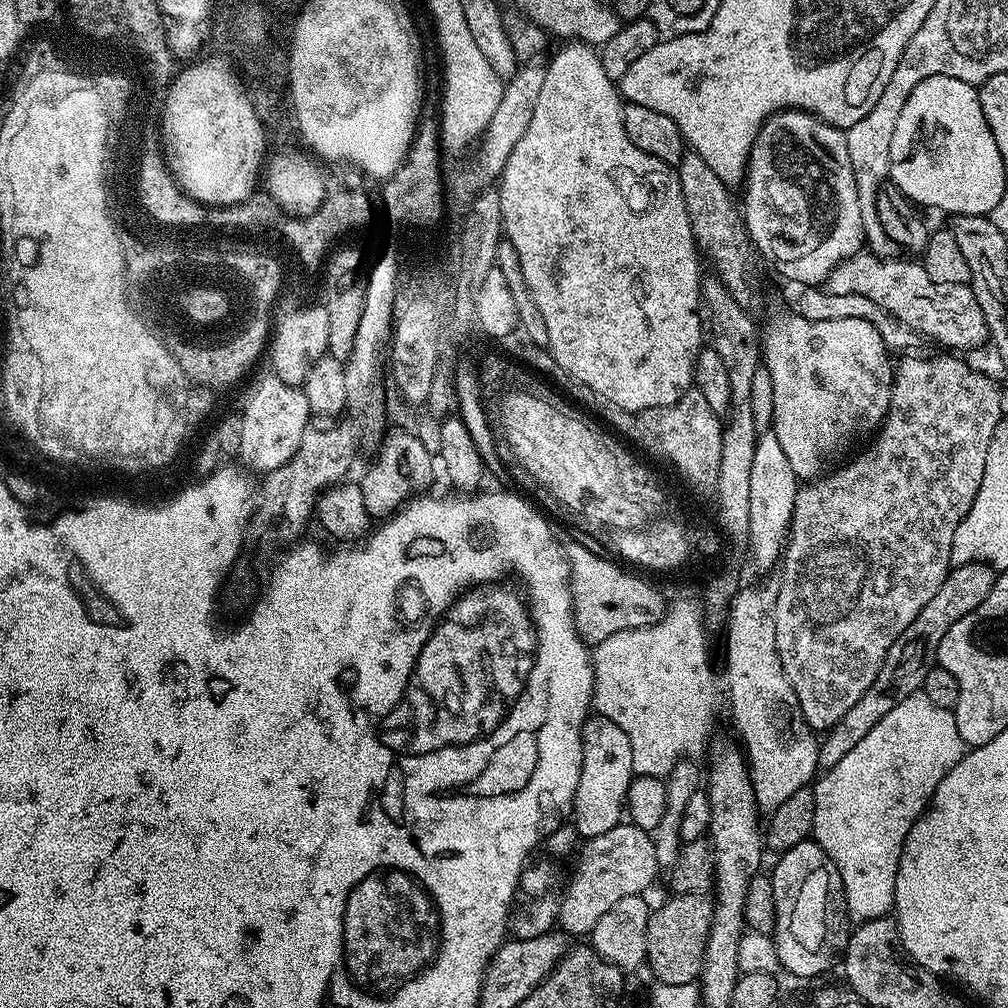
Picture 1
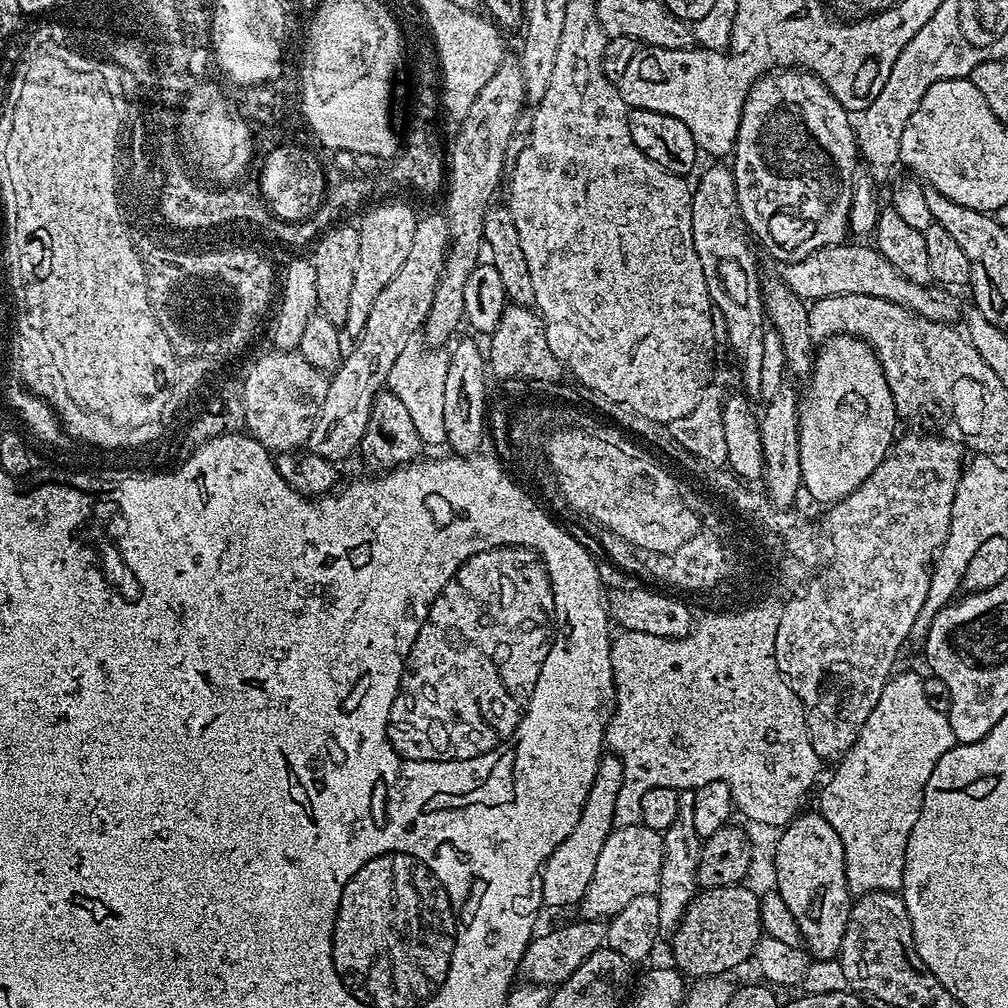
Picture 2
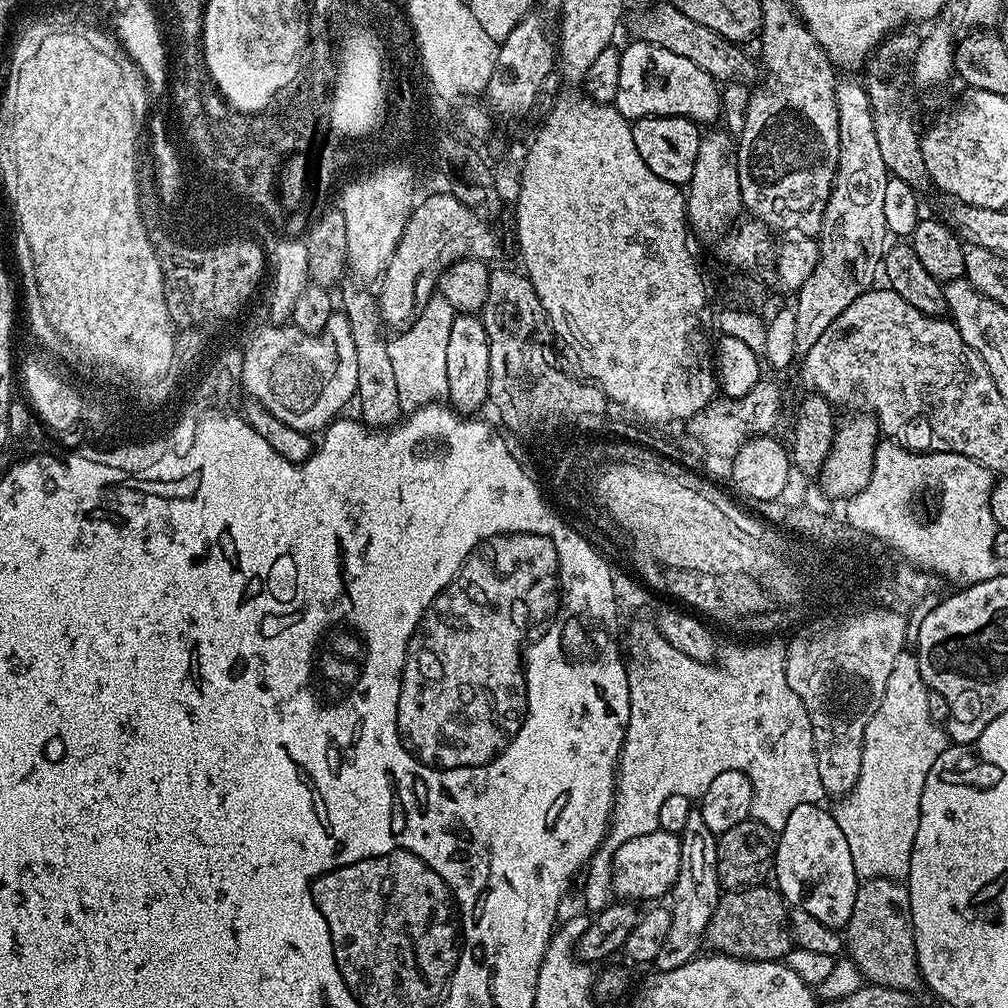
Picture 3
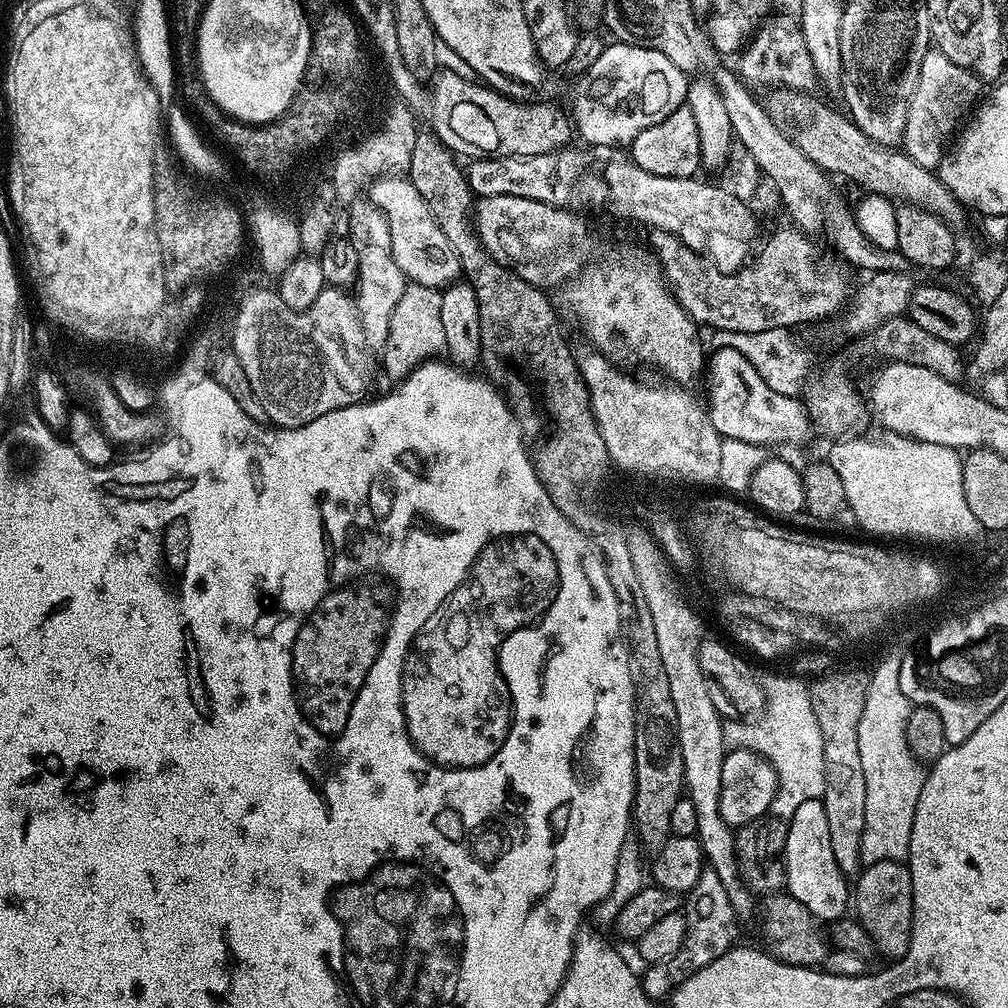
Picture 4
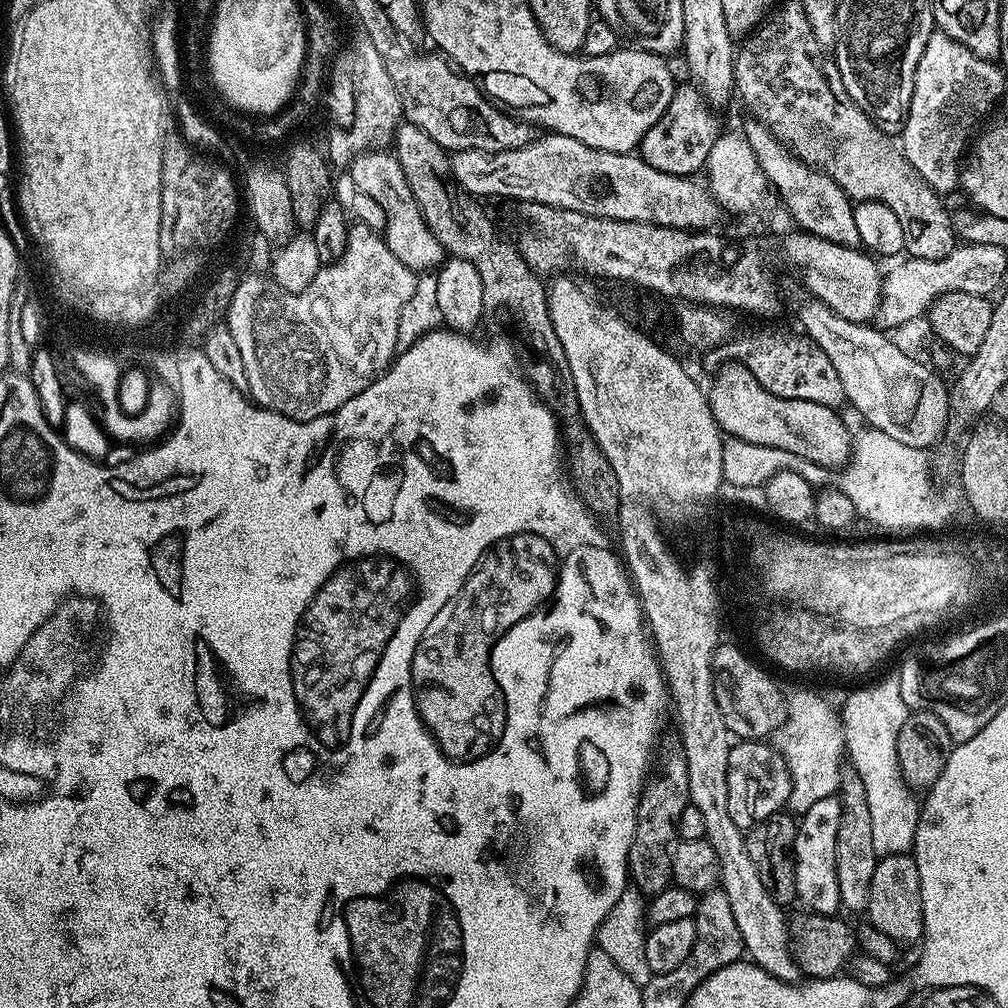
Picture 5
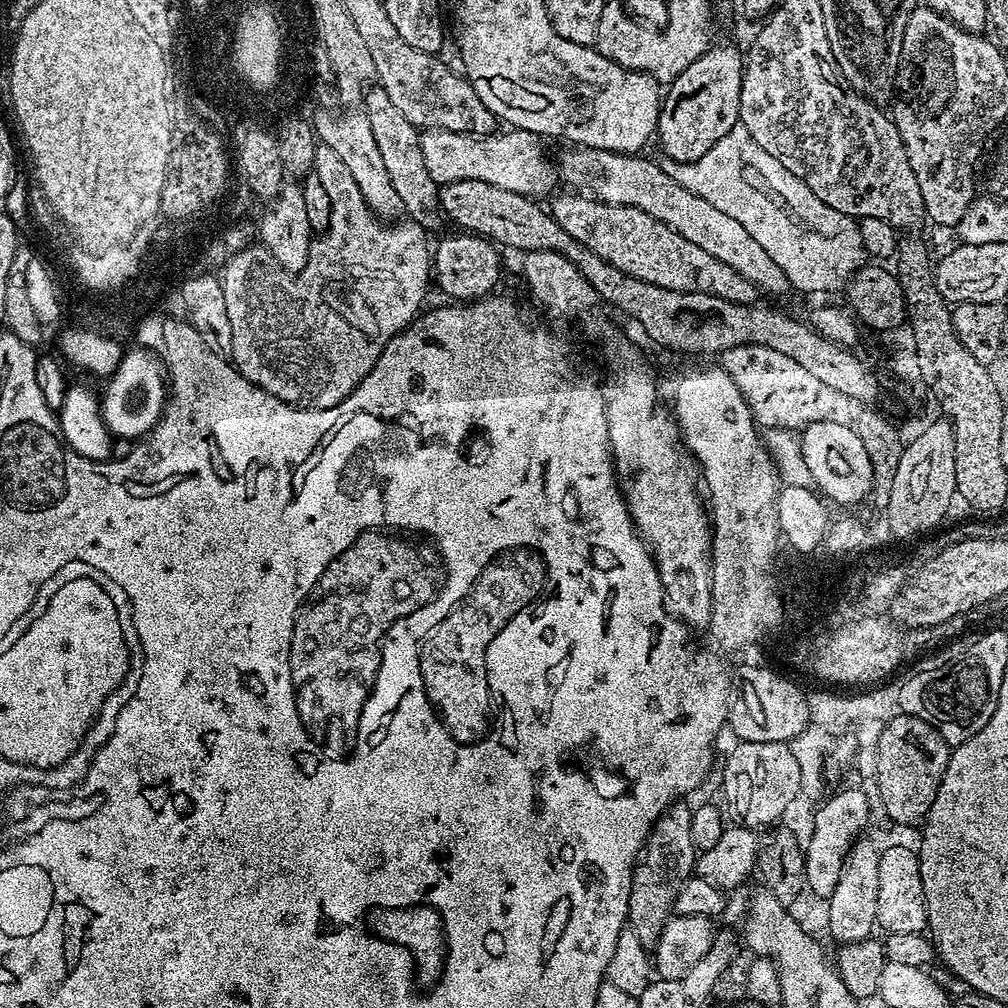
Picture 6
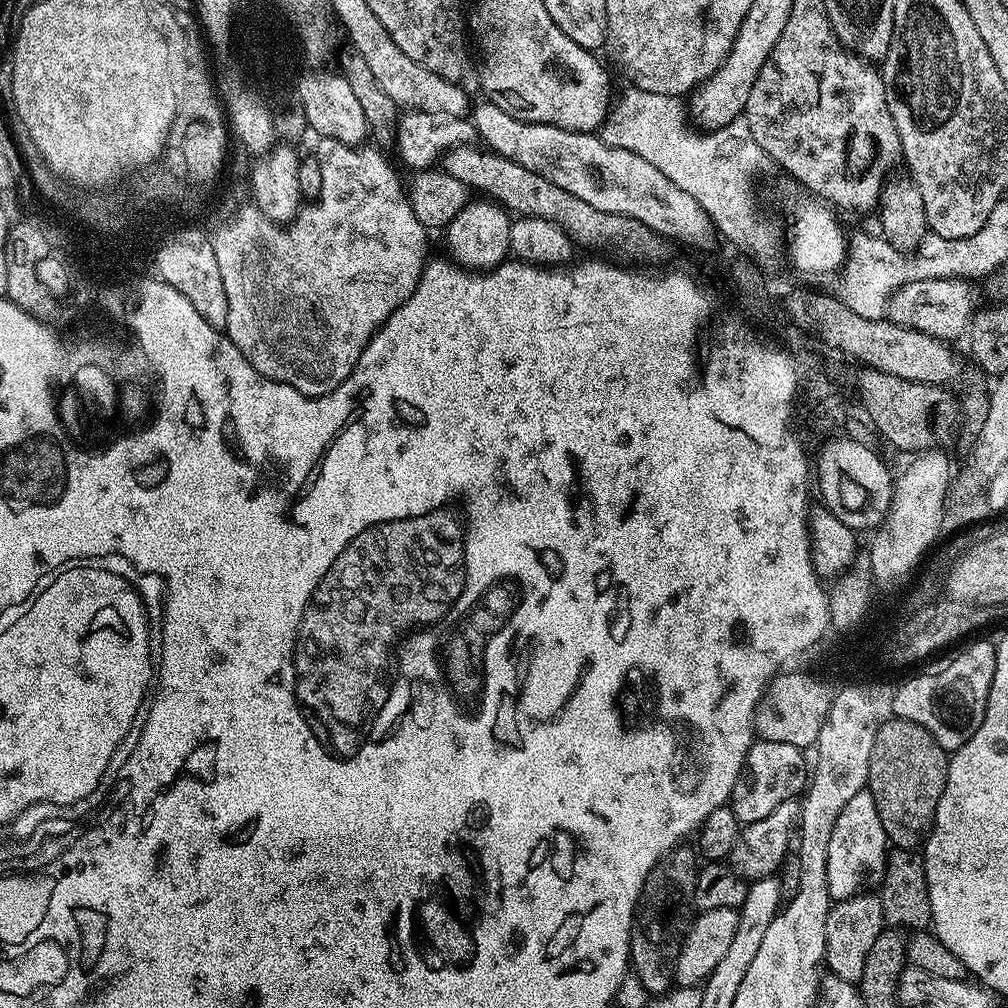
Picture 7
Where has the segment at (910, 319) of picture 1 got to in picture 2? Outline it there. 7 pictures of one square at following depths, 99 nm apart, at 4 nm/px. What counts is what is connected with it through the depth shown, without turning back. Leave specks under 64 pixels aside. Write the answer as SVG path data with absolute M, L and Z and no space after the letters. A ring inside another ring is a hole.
M845 242L840 245L824 247L822 250L808 255L804 259L787 263L783 268L785 269L780 273L780 276L784 284L805 302L821 300L826 297L836 297L838 294L867 294L871 297L884 298L886 301L894 302L896 305L902 305L909 311L918 313L920 317L924 317L928 321L952 324L962 314L962 310L959 310L957 302L951 297L953 295L947 289L940 286L911 283L905 276L898 275L894 270L894 266L887 262L886 258L883 258L880 252L871 245L860 246L854 244L850 246L849 243Z

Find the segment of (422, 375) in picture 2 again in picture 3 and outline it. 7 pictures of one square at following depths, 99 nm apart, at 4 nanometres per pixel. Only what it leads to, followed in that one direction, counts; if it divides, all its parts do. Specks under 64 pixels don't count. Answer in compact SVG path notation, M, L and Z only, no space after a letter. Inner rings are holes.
M437 294L428 300L422 314L412 324L387 341L390 363L393 364L394 382L403 413L416 412L425 405L443 399L448 393L446 382L447 343L456 311L443 296Z

